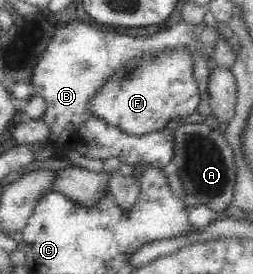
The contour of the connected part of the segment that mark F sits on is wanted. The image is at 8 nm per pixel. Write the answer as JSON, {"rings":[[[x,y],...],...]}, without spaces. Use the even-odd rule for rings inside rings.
{"rings":[[[160,51],[158,56],[134,59],[108,78],[88,109],[108,125],[134,135],[155,132],[169,126],[170,121],[178,123],[200,103],[193,67],[194,62],[186,51]]]}

